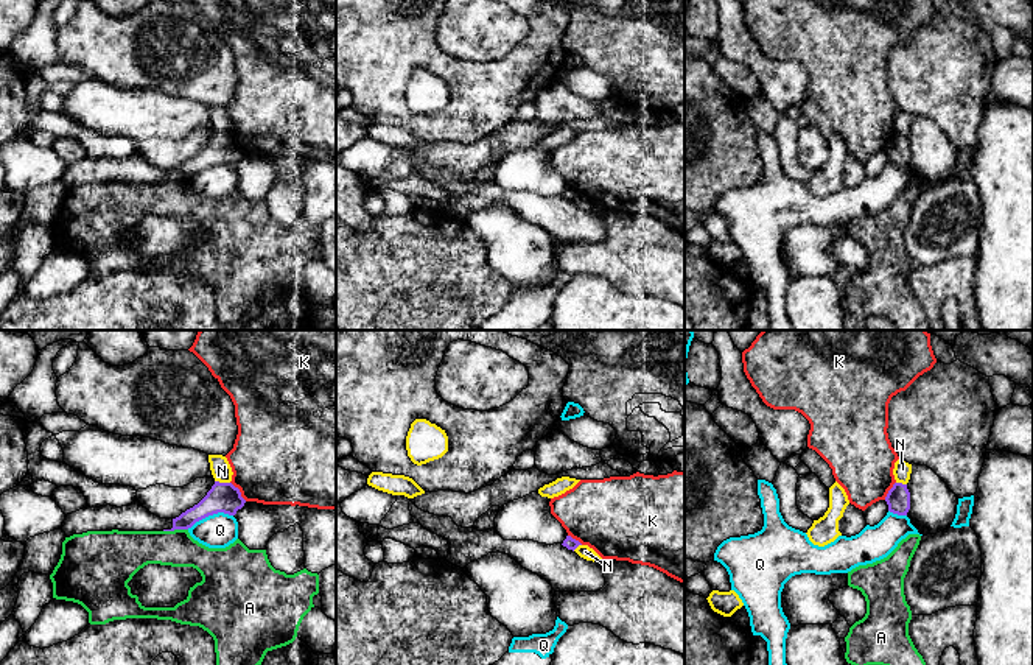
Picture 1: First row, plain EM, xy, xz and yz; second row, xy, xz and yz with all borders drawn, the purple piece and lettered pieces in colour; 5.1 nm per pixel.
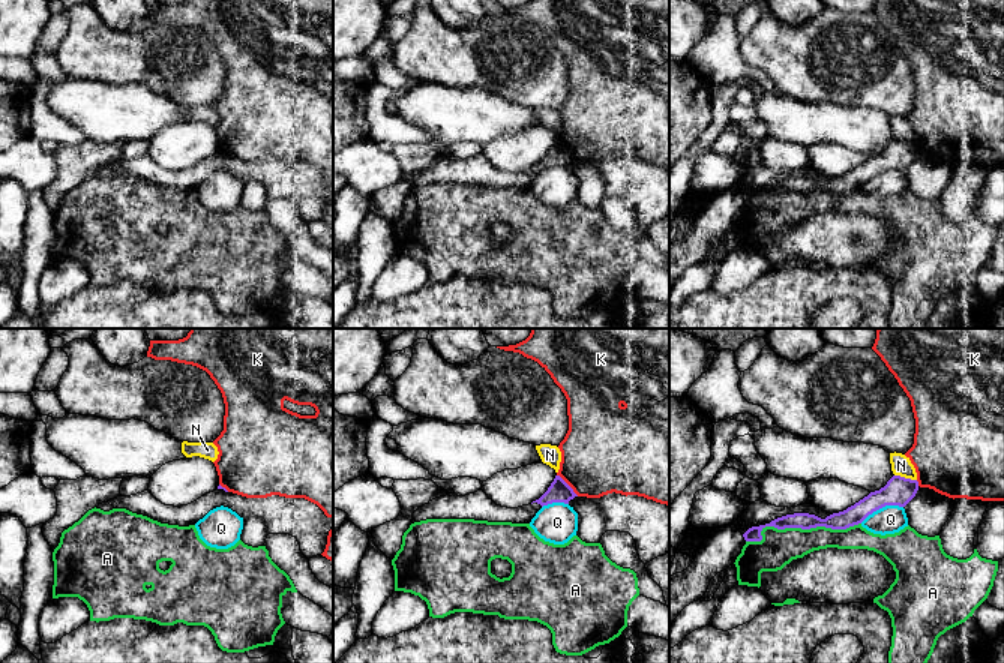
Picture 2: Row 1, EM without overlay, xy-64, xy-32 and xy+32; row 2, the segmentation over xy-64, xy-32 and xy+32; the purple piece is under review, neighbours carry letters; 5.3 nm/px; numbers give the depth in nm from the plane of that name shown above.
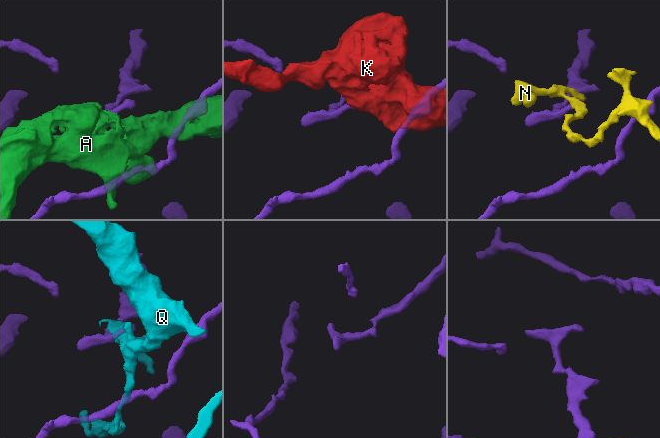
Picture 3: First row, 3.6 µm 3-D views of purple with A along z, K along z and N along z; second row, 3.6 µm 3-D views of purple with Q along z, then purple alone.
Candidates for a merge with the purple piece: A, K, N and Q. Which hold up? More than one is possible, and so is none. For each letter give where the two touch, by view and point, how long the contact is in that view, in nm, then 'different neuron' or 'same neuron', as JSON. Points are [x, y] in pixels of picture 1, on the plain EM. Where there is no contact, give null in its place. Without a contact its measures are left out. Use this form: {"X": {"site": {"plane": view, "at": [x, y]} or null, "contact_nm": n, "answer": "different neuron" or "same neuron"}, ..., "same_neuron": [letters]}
{"A": {"site": {"plane": "xy", "at": [175, 179]}, "contact_nm": 130, "answer": "different neuron"}, "K": {"site": {"plane": "xy", "at": [238, 142]}, "contact_nm": 130, "answer": "different neuron"}, "N": {"site": {"plane": "xy", "at": [223, 134]}, "contact_nm": 80, "answer": "different neuron"}, "Q": {"site": {"plane": "xy", "at": [209, 165]}, "contact_nm": 260, "answer": "different neuron"}, "same_neuron": []}

